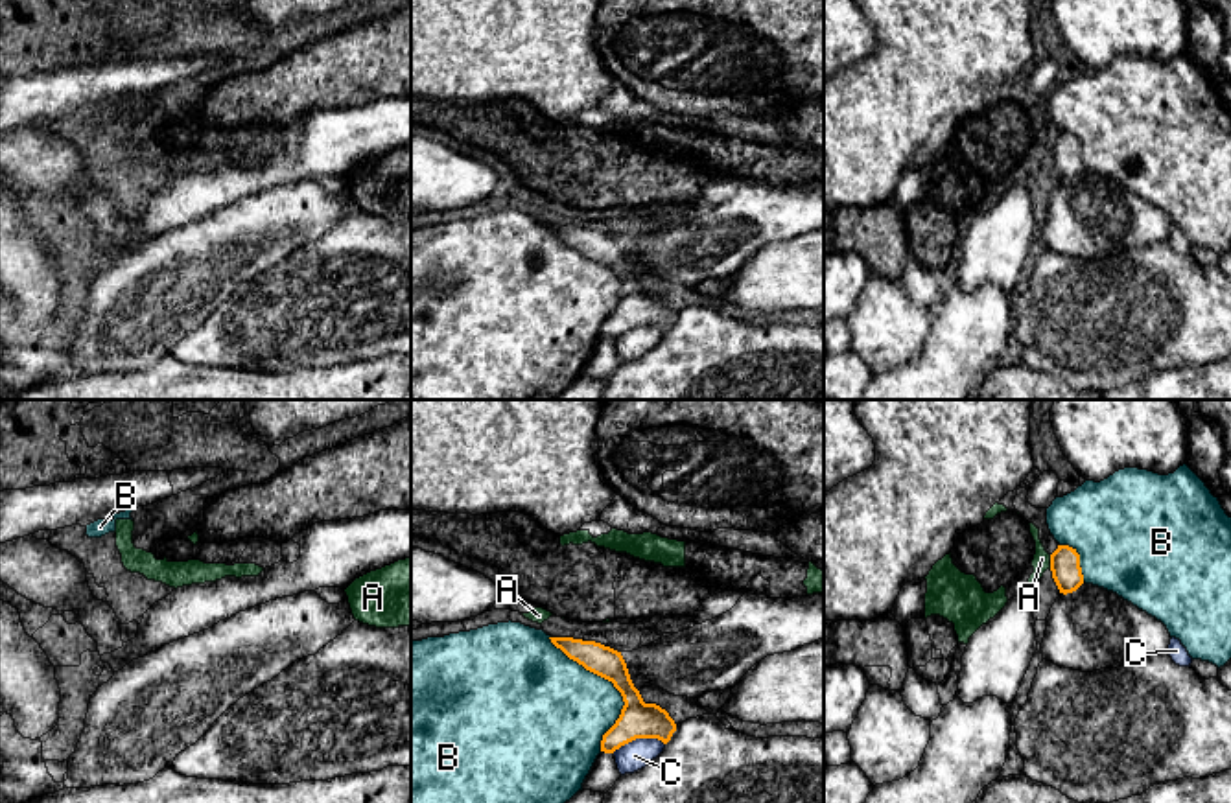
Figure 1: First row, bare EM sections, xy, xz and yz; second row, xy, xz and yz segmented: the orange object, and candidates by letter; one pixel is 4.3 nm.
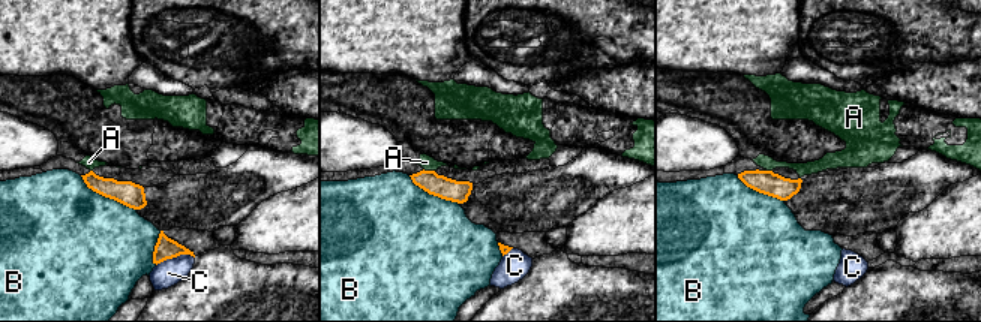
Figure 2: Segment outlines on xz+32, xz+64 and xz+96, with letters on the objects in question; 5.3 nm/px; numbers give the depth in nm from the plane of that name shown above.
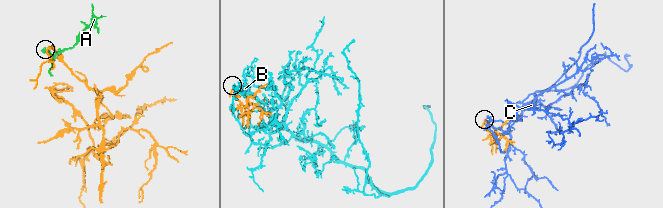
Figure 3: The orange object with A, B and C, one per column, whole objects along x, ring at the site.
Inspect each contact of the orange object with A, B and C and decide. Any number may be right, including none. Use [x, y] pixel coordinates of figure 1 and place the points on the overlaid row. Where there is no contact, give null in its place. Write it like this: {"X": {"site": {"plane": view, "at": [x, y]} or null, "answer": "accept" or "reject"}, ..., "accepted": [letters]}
{"A": {"site": {"plane": "yz", "at": [1051, 562]}, "answer": "reject"}, "B": {"site": {"plane": "xz", "at": [612, 682]}, "answer": "reject"}, "C": {"site": {"plane": "xz", "at": [638, 737]}, "answer": "reject"}, "accepted": []}

